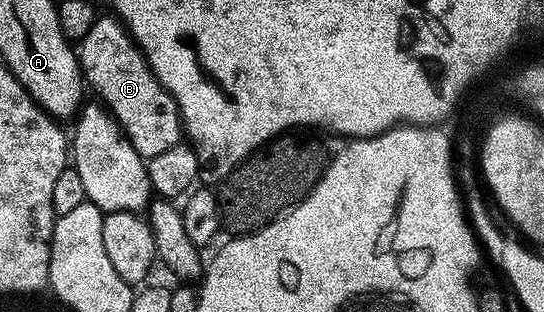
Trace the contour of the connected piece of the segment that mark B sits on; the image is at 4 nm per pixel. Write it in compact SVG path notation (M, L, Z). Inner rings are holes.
M115 16L97 17L96 22L86 32L86 36L79 39L78 57L80 60L80 71L84 74L84 81L90 87L97 99L107 106L109 114L123 128L124 134L134 144L134 148L144 159L158 156L158 152L166 152L166 148L174 148L182 138L182 127L180 125L180 110L176 107L176 101L166 92L166 88L156 79L151 70L148 69L148 61L140 47L132 41L132 35L128 27Z

